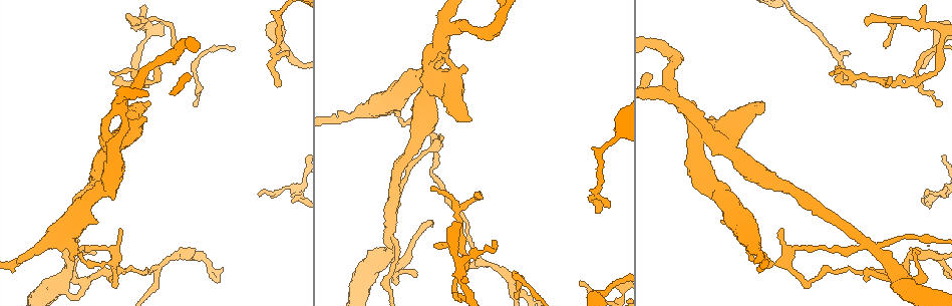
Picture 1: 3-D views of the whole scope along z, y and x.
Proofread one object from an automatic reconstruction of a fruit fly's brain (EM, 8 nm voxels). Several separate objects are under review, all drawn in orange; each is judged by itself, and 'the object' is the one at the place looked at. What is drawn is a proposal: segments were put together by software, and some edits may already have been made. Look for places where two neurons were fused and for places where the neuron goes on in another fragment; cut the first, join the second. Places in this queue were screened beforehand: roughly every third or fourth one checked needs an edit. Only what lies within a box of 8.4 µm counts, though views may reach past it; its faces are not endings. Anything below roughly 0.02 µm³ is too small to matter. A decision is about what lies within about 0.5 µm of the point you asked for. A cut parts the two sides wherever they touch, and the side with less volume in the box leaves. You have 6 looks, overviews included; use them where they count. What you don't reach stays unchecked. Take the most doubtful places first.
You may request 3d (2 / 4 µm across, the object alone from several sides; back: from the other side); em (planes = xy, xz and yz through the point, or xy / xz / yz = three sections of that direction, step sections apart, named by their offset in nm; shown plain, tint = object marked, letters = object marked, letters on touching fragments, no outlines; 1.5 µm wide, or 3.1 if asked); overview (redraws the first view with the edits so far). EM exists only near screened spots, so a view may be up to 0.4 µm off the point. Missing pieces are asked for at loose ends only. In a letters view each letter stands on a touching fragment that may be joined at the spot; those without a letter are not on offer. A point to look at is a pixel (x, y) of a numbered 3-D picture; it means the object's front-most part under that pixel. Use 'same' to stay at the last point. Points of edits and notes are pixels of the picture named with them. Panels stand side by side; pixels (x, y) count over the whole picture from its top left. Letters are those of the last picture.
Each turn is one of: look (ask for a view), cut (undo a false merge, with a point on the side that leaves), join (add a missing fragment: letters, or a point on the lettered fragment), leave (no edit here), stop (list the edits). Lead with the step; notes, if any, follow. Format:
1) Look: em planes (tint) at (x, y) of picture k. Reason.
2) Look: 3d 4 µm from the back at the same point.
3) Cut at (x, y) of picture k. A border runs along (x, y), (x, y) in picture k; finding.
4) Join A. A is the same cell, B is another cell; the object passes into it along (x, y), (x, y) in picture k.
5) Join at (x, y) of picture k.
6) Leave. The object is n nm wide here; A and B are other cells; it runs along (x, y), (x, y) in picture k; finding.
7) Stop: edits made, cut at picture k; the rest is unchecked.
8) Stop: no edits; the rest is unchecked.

Look: 3d 2 µm at (134, 25) of picture 1. Branch stops here.

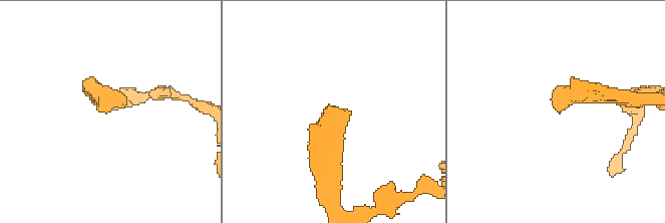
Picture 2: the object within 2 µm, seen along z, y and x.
Look: em planes (plain) at (557, 111) of picture 2. Need the tissue.

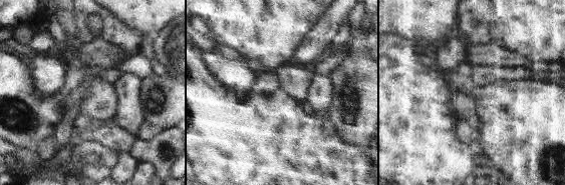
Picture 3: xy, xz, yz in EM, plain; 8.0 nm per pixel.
Look: em planes (letters) at the same point.

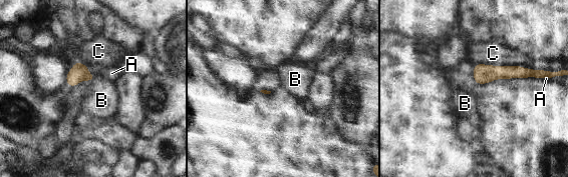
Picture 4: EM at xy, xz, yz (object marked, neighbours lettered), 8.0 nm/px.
Join B. B is the same cell, A and C are other cells; the object passes into it along (79, 72), (93, 78), (101, 100) in picture 4; it goes on there.

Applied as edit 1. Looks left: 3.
Look: em 3.1 µm yz step 16 (letters) at (65, 249) of picture 1. Two arms in line, one across.

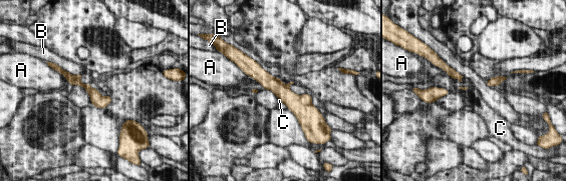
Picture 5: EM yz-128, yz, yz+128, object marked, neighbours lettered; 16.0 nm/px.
Cut at (292, 100) of picture 5. A, B and C are other cells; a border runs along (283, 84), (289, 89) in picture 5; two neurons meet here.

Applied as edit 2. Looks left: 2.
Stop: edits made, join at picture 4, cut at picture 5; the rest is unchecked.

